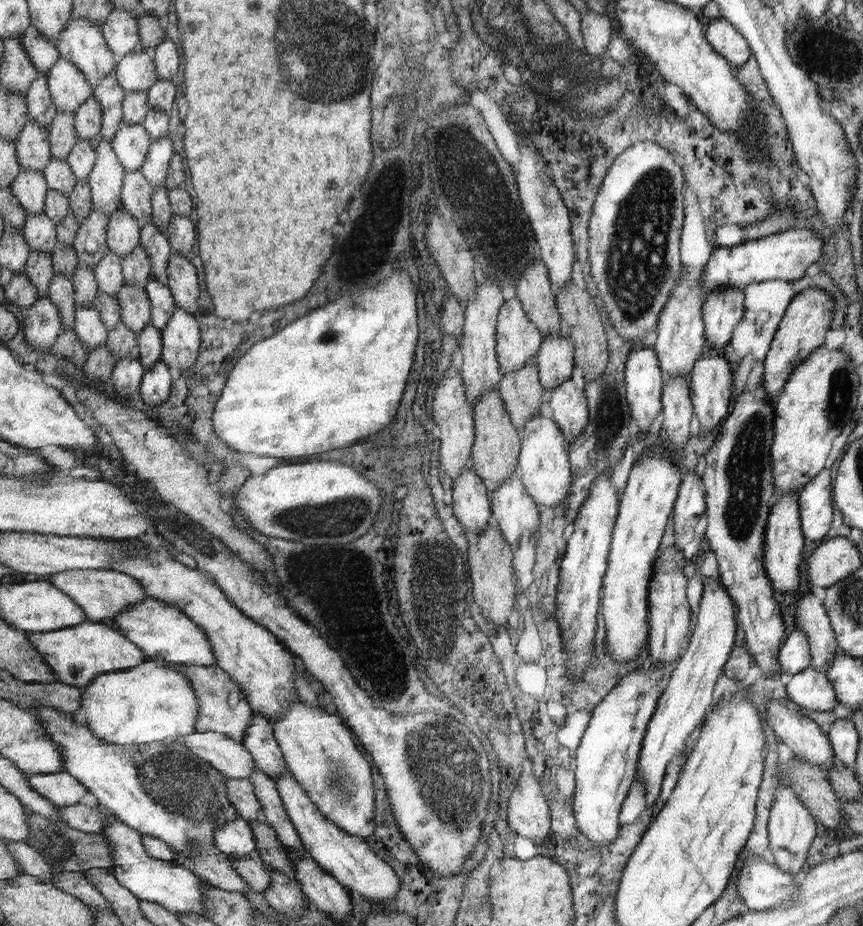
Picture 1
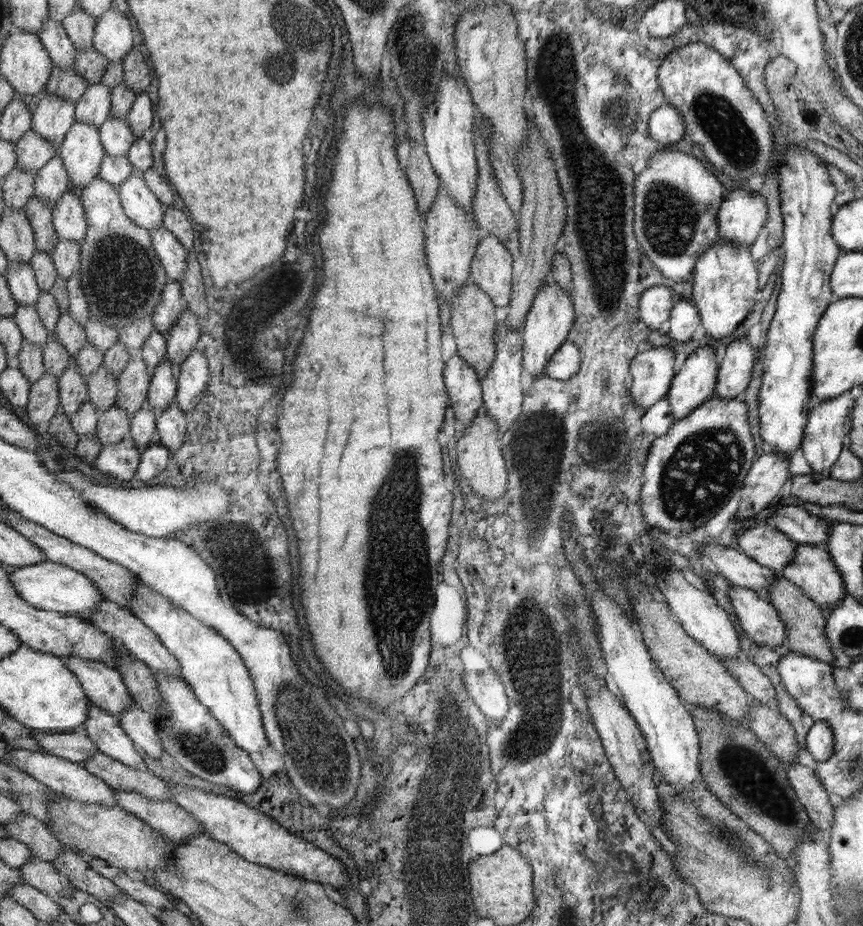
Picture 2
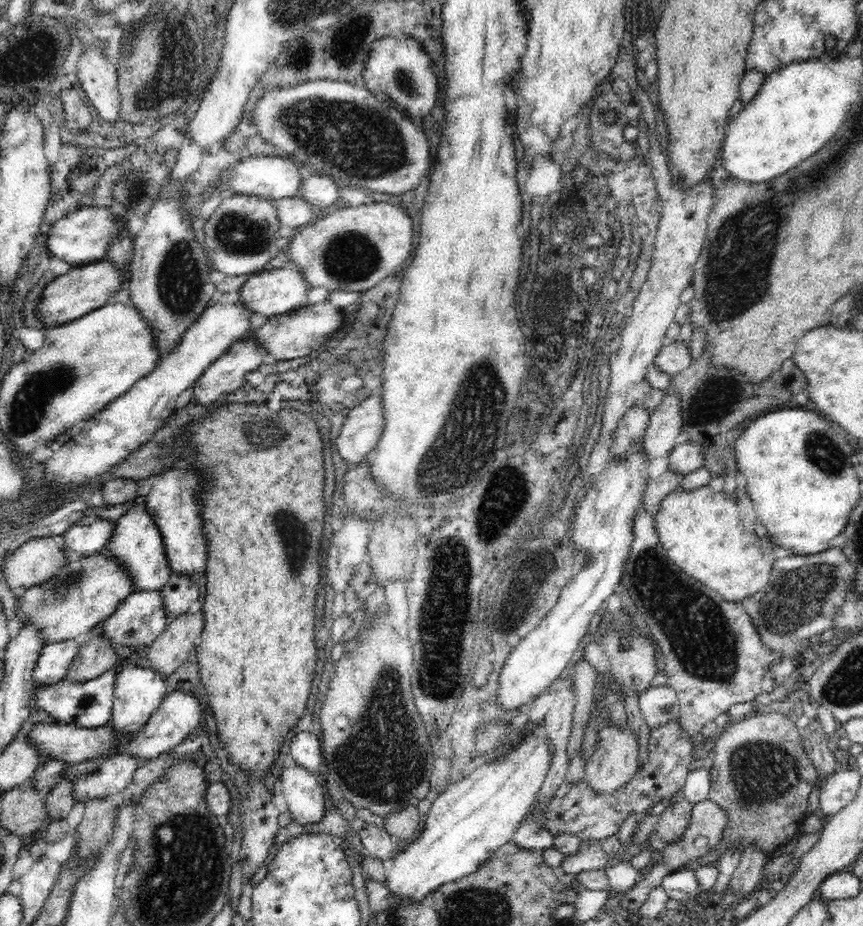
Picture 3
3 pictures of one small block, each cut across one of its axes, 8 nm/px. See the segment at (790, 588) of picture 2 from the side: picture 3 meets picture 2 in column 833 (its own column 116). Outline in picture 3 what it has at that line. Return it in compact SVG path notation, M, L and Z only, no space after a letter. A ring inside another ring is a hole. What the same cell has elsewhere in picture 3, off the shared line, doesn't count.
M92 629L90 638L81 644L77 658L70 664L66 679L83 683L98 678L98 675L116 666L117 660L113 644L107 638L102 638L101 630Z

